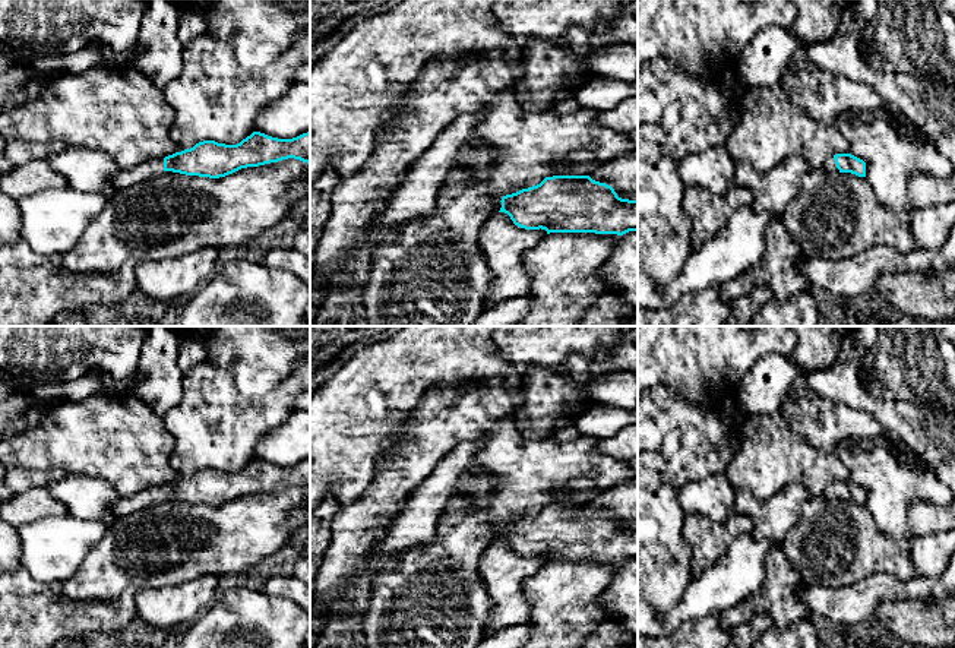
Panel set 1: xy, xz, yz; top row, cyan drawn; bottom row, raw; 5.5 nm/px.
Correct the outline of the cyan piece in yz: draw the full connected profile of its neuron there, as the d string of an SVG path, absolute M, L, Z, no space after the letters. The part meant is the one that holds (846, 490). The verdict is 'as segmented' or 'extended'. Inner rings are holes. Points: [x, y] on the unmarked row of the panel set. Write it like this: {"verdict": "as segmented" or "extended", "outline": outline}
{"verdict": "as segmented", "outline": "M851 481L834 483L837 496L839 500L851 500L858 505L866 505L866 490Z"}

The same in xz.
{"verdict": "as segmented", "outline": "M553 503L540 512L522 516L502 525L502 535L515 553L525 557L546 557L550 560L595 560L623 563L638 559L638 527L629 528L617 524L605 511L589 503Z"}

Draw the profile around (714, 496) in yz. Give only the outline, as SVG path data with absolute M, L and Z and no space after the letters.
M720 472L683 484L677 490L677 499L684 513L699 513L724 524L731 515L736 489L725 472Z

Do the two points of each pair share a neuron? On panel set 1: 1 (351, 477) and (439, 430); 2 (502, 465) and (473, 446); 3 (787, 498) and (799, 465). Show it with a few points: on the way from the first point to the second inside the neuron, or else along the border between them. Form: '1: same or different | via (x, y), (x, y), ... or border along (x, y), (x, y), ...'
1: different | border along (378, 462), (372, 483), (360, 495)
2: different | border along (480, 438), (481, 448), (464, 480)
3: different | border along (816, 496), (802, 484), (789, 483), (762, 499)

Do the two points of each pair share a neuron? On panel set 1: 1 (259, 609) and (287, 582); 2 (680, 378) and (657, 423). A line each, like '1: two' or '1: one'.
1: two
2: two

